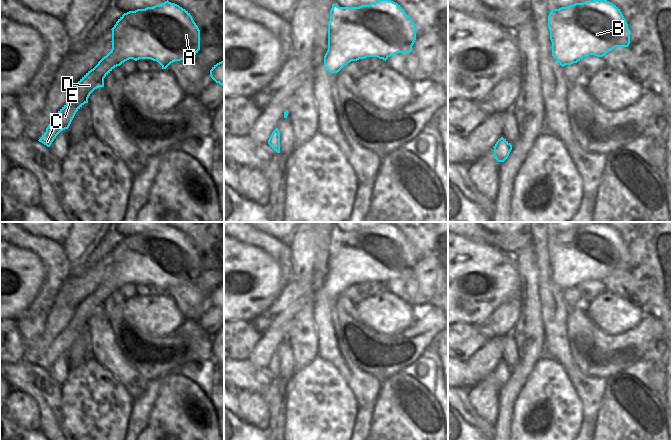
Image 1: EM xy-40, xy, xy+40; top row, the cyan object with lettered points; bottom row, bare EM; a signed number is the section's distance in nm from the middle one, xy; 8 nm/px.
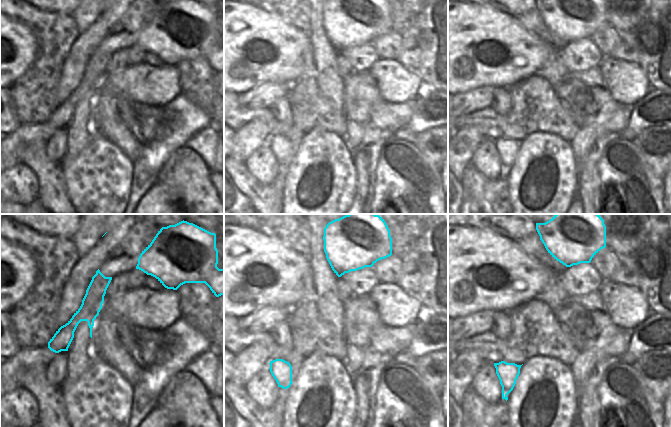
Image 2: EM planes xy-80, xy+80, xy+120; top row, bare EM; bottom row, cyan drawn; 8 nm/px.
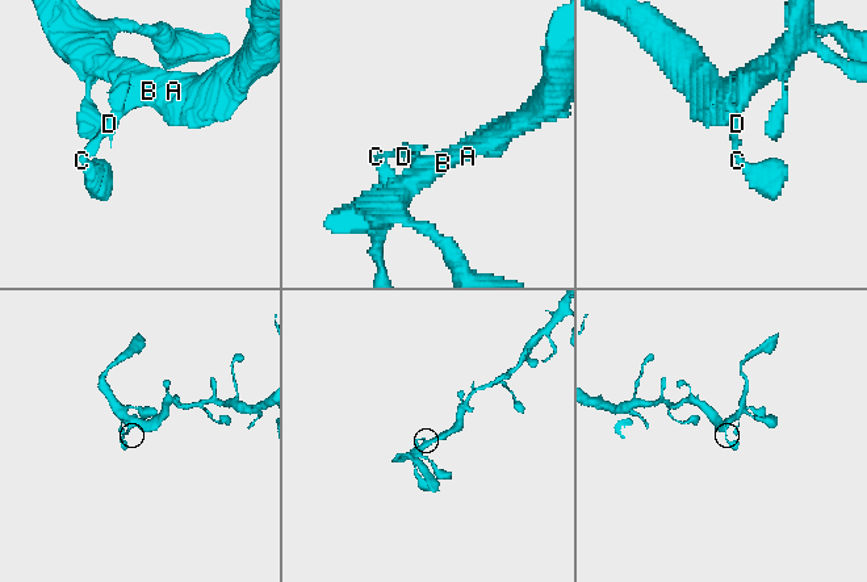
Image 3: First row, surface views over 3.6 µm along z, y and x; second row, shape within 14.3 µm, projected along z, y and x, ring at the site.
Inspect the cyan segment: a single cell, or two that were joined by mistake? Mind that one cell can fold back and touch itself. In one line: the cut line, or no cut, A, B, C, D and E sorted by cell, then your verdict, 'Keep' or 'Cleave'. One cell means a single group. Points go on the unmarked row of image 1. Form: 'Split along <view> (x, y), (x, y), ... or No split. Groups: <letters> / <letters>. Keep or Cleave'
No split. Groups: A B C D E. Keep

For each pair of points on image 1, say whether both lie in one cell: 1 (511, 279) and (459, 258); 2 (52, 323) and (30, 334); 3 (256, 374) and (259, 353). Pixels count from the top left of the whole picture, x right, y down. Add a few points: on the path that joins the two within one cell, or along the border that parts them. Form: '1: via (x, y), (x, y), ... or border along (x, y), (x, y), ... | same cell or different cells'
1: via (498, 279), (485, 271), (472, 270) | same cell
2: border along (54, 305), (48, 316), (44, 332), (29, 343) | different cells
3: border along (247, 359), (257, 366), (267, 367) | different cells

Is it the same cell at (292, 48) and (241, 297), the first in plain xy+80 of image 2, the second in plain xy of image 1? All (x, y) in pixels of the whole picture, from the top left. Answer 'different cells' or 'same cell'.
same cell

